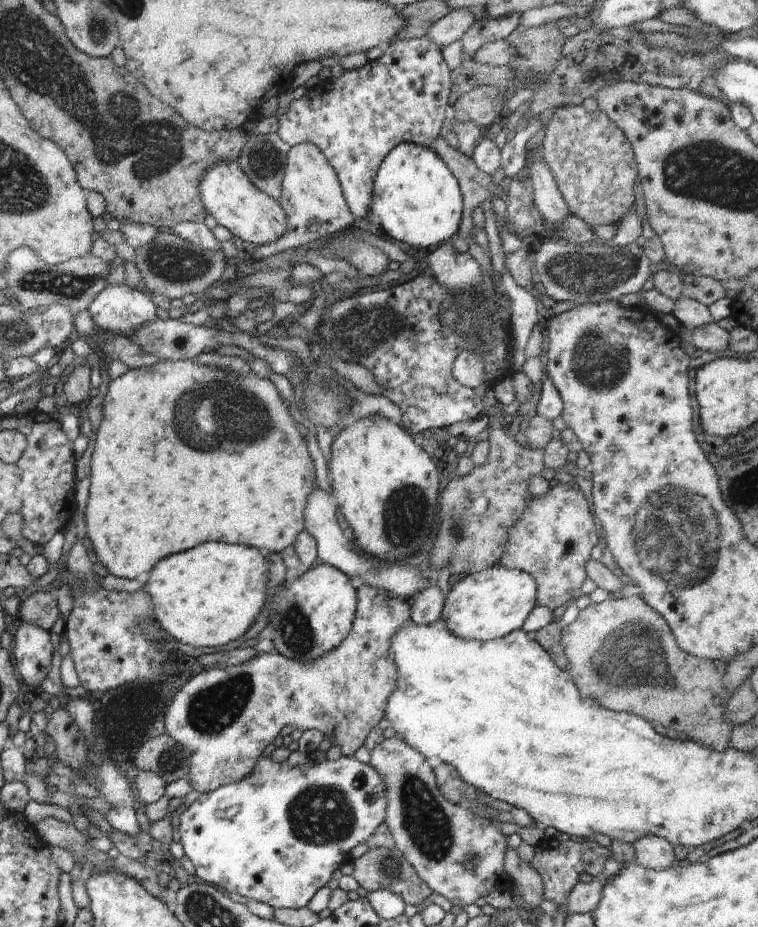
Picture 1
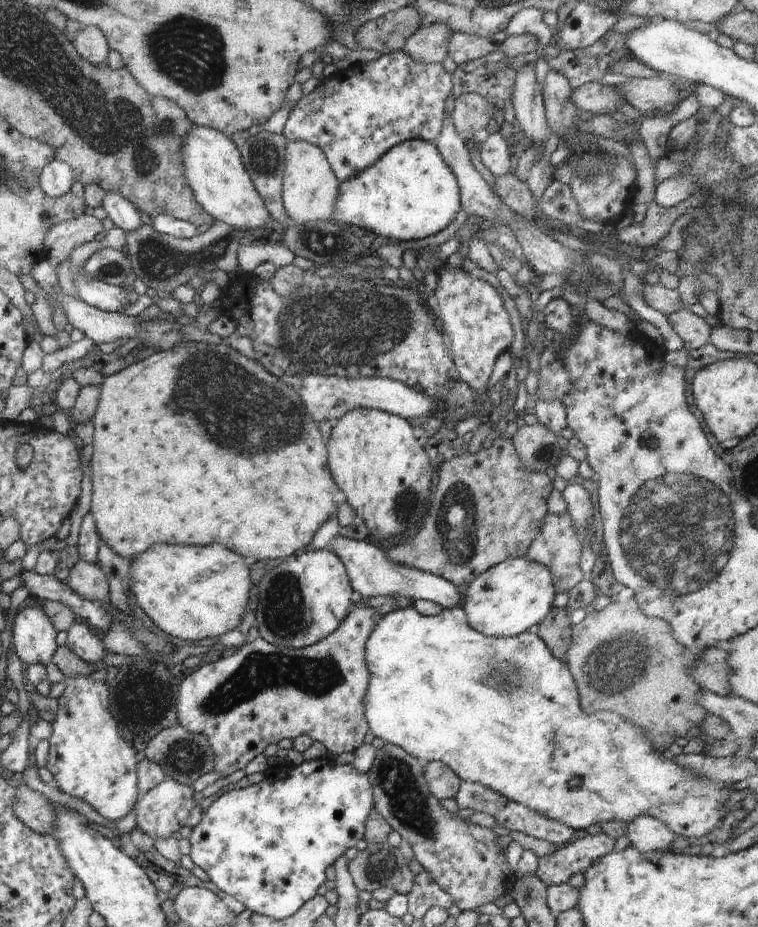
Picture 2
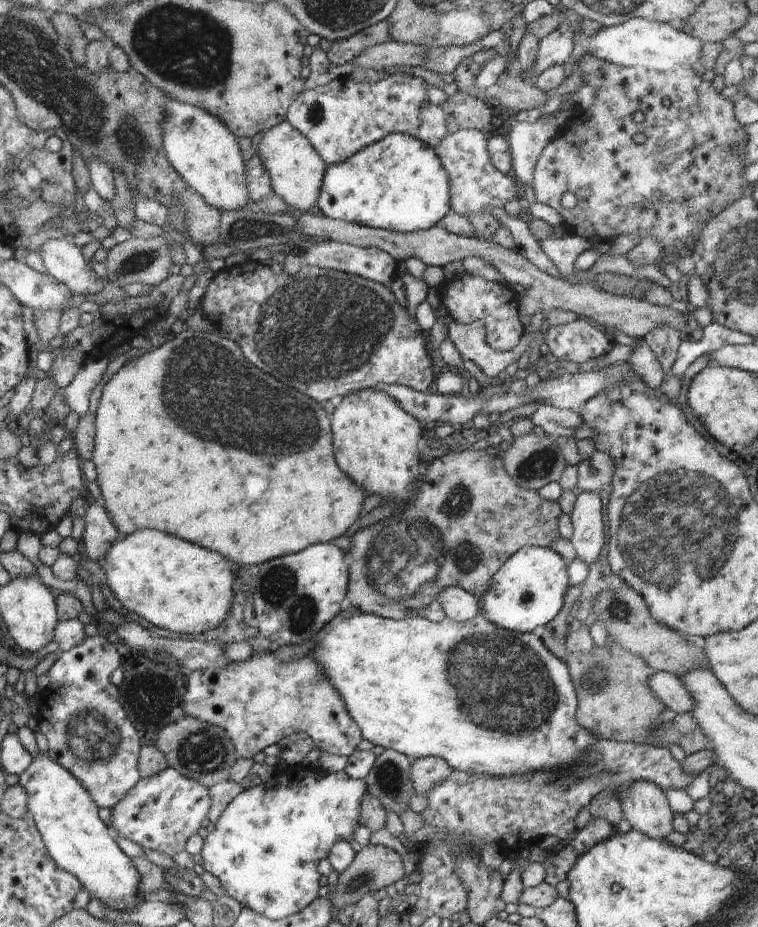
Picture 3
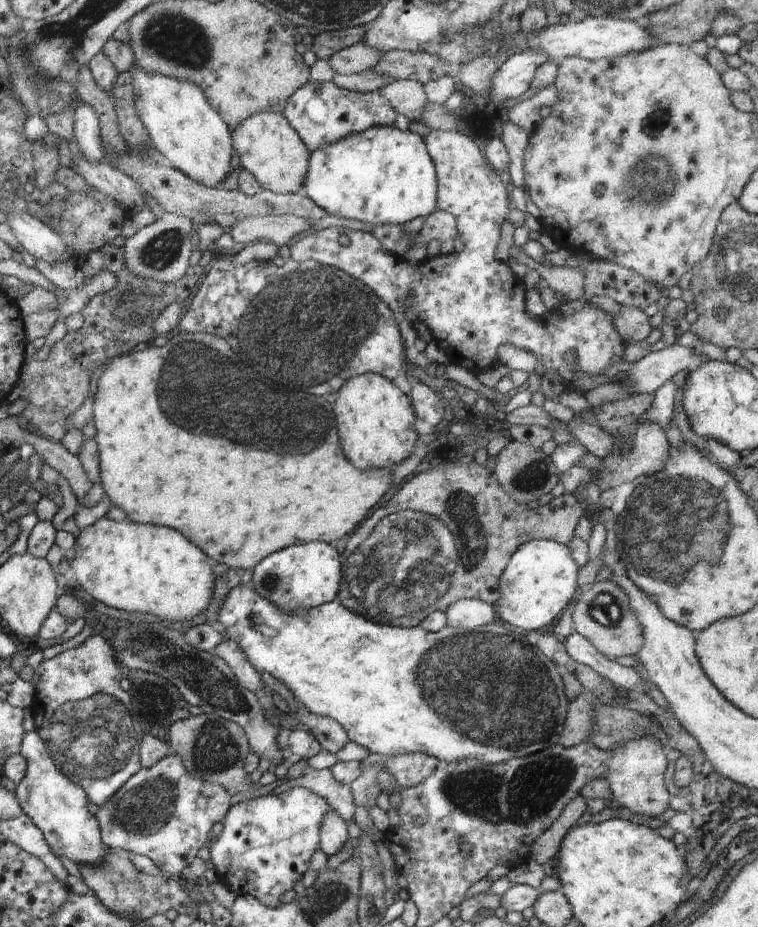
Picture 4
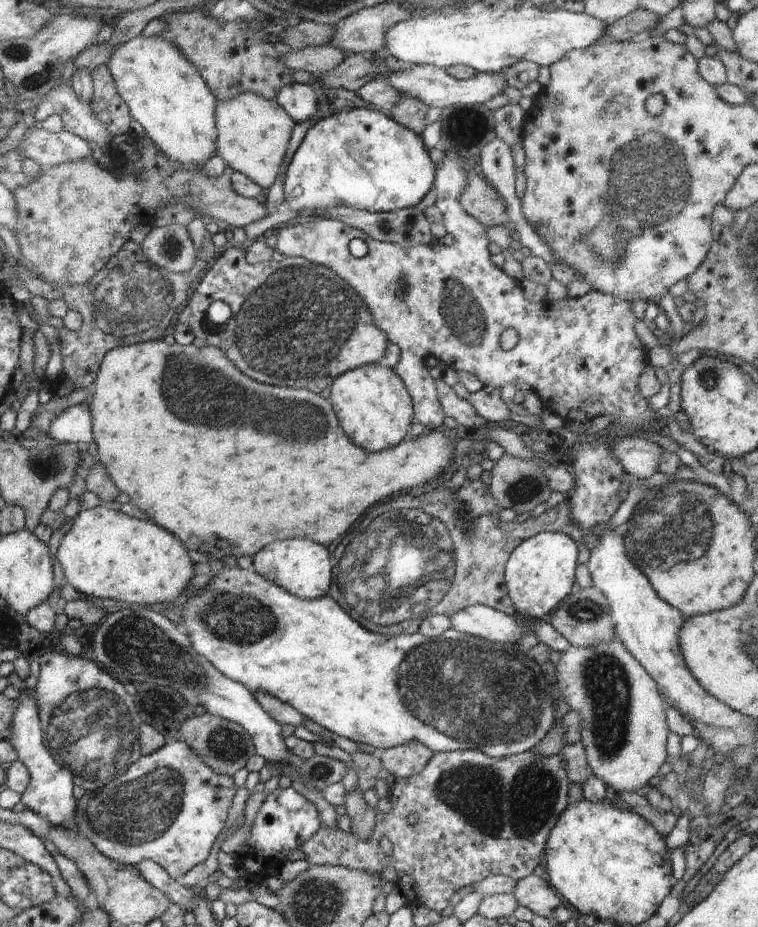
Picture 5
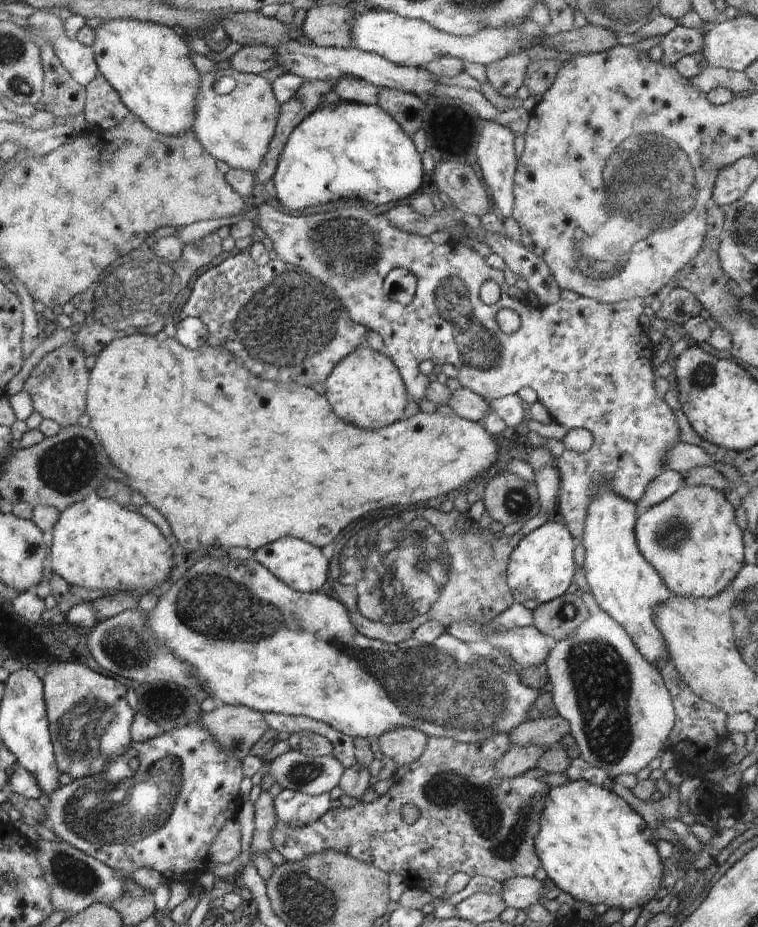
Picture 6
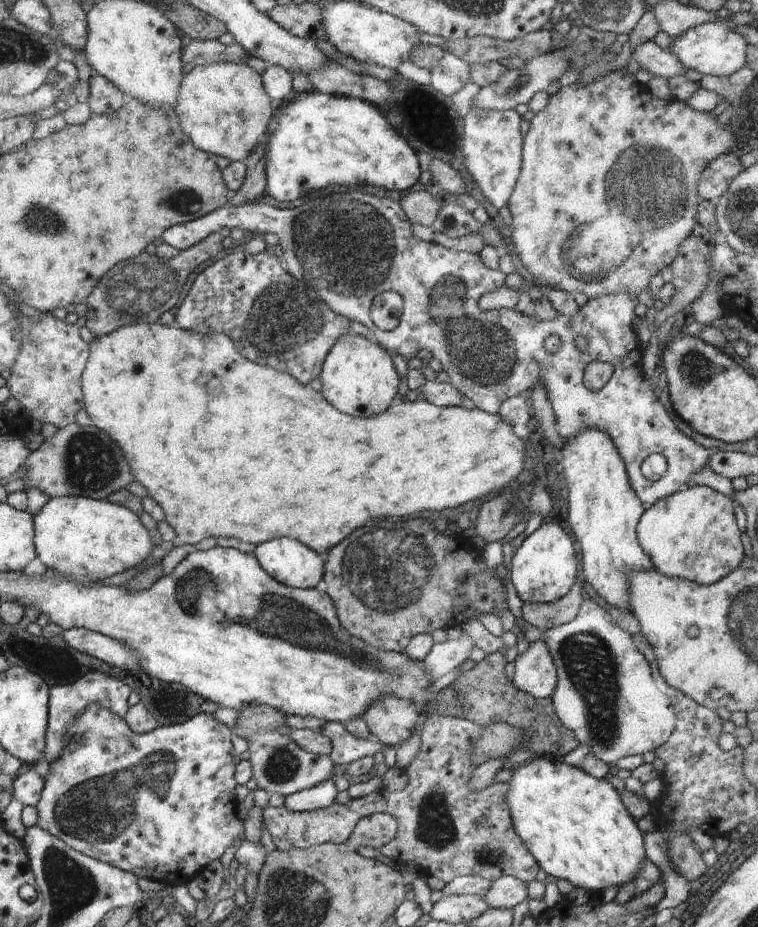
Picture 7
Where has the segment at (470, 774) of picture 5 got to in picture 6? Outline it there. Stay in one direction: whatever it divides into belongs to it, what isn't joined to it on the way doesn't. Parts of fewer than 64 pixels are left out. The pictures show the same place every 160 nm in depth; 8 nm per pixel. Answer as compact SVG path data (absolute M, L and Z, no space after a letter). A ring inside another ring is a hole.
M498 733L492 735L492 738L480 741L479 743L461 743L456 742L451 738L434 738L428 737L426 748L423 750L422 756L417 758L412 764L401 766L392 776L392 782L390 788L383 795L380 795L378 800L372 803L365 803L364 801L358 801L351 809L346 809L343 806L339 808L331 808L322 818L319 818L316 822L309 825L303 825L300 827L290 827L287 824L278 821L275 823L275 828L272 829L271 839L275 849L282 854L284 861L290 863L301 861L308 855L317 855L327 850L335 850L344 853L345 855L355 858L357 861L374 865L376 868L387 872L394 872L394 874L400 874L403 876L403 880L407 884L419 884L423 887L430 885L444 886L452 874L456 872L465 872L470 877L483 876L490 877L498 882L503 883L509 878L523 876L534 877L534 873L541 866L540 859L537 857L535 851L535 838L539 832L539 818L541 817L544 805L545 797L549 792L548 783L545 781L547 774L545 770L540 767L527 770L521 775L514 778L499 777L496 774L496 763L502 758L504 753L507 753L512 747L510 738L505 734ZM404 804L412 804L414 808L418 809L418 818L412 824L407 824L402 819L402 806Z

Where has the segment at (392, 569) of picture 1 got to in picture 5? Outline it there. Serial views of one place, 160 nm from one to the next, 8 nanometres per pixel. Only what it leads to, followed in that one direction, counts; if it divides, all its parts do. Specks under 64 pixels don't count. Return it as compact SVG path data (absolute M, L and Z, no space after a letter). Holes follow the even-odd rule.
M483 604L470 605L459 610L456 614L453 614L451 616L451 626L460 633L469 634L469 636L474 636L476 638L503 645L514 643L518 644L521 637L526 635L522 632L520 626L518 626L516 616L508 616L499 610L490 608Z

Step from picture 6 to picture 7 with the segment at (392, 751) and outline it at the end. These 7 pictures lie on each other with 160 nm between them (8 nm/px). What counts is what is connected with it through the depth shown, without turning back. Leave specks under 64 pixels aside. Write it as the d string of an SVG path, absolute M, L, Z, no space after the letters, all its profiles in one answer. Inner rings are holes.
M385 696L369 706L362 719L372 736L397 749L412 736L419 714L410 701Z

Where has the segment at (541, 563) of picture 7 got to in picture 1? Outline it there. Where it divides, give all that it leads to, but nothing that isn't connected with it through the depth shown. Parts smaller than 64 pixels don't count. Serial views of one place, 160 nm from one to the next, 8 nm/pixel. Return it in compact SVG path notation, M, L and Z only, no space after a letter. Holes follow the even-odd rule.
M492 566L477 573L454 579L444 599L440 619L458 638L468 641L489 641L518 630L536 606L535 578L524 571Z

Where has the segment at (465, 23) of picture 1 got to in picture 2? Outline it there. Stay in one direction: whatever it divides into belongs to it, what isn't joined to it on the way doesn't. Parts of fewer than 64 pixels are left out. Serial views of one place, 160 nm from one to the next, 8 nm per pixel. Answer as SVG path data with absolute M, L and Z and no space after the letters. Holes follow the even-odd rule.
M446 23L422 25L410 36L402 50L414 60L441 64L448 55L448 43L453 34Z

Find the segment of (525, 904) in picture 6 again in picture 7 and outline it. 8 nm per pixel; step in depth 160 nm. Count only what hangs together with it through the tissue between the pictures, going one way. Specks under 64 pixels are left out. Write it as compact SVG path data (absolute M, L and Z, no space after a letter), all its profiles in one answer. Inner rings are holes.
M504 875L491 881L489 893L483 899L490 909L512 910L514 906L522 904L529 897L525 882L510 875Z

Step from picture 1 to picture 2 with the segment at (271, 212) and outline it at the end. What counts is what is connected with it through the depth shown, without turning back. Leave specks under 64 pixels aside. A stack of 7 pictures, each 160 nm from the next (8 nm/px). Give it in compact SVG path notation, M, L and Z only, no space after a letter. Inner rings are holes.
M193 124L193 129L183 138L181 155L183 156L184 176L187 178L190 188L194 191L193 196L215 221L228 223L236 230L245 231L248 236L252 235L254 237L271 228L273 225L271 212L266 208L265 202L260 198L258 192L256 192L241 159L239 148L229 137L210 127Z

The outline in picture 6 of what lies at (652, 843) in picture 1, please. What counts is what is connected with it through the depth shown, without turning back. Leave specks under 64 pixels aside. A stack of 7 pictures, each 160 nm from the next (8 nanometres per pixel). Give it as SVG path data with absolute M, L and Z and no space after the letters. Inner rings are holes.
M585 590L581 597L588 607L589 617L573 635L552 642L552 649L545 660L549 682L553 686L553 703L557 714L570 725L579 756L590 766L605 770L610 778L620 774L636 775L666 749L675 725L672 697L658 668L636 650L624 628L598 606L592 591Z

